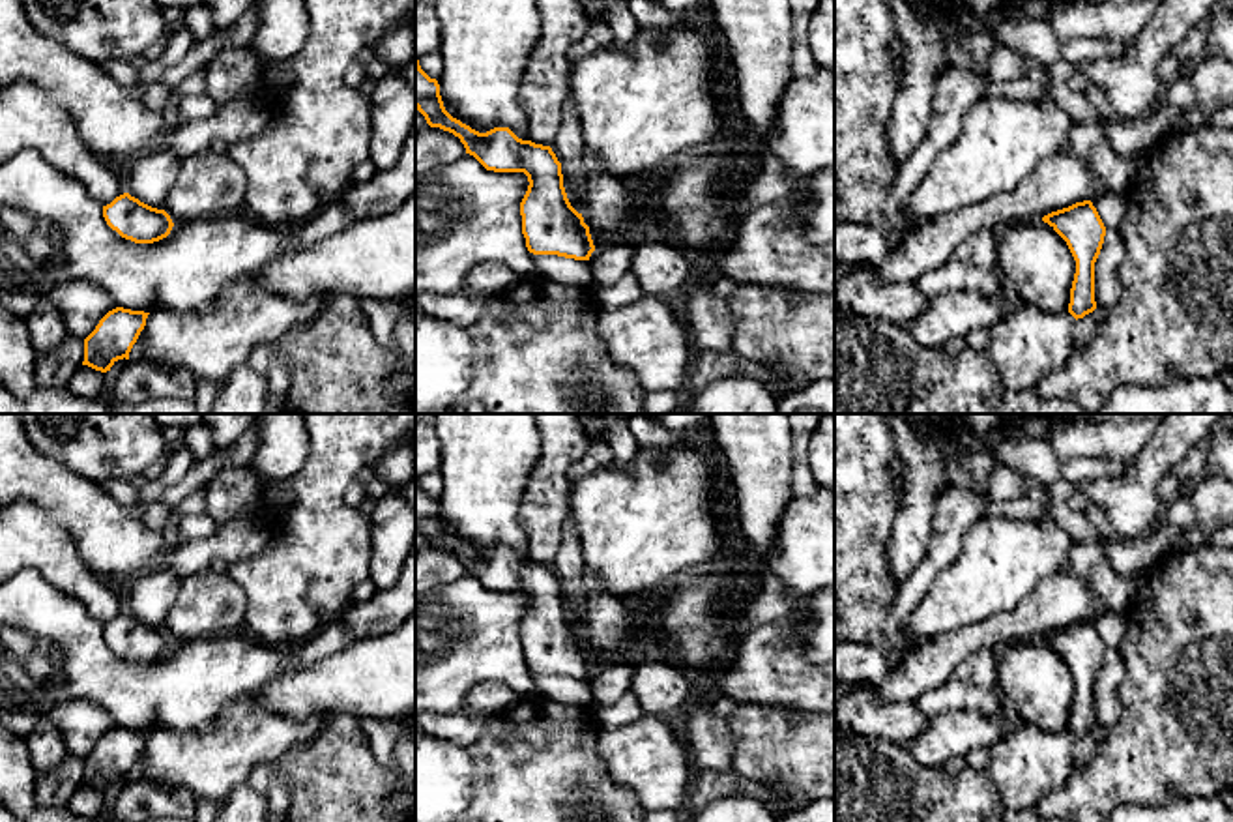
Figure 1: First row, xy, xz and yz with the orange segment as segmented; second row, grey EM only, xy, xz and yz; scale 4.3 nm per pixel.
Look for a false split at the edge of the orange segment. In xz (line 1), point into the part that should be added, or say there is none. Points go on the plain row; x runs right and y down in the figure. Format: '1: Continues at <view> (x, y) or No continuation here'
1: No continuation here

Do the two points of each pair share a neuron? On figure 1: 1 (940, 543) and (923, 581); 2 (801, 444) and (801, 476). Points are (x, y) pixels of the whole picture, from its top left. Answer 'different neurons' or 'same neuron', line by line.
1: same neuron
2: same neuron

